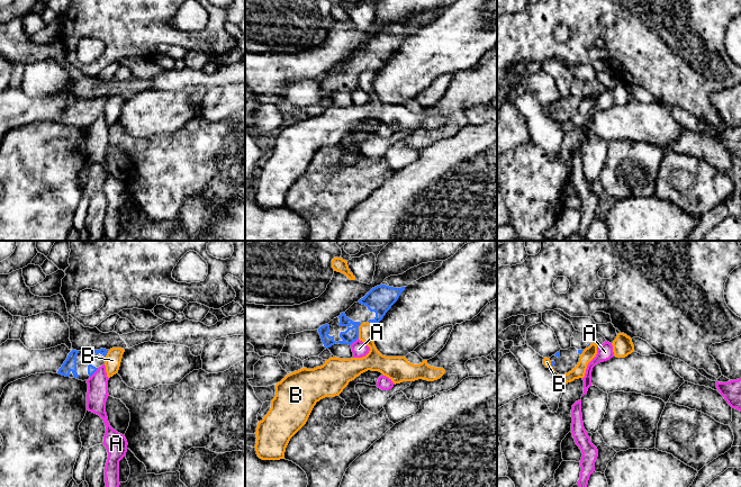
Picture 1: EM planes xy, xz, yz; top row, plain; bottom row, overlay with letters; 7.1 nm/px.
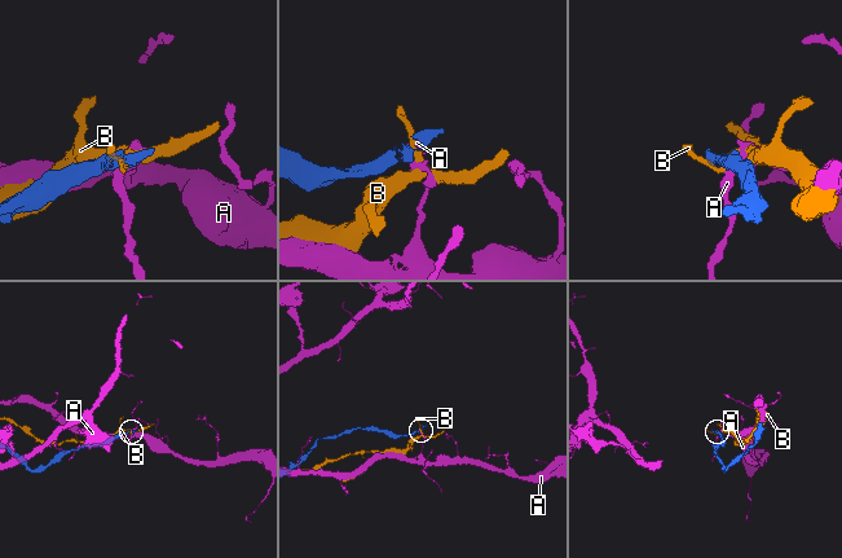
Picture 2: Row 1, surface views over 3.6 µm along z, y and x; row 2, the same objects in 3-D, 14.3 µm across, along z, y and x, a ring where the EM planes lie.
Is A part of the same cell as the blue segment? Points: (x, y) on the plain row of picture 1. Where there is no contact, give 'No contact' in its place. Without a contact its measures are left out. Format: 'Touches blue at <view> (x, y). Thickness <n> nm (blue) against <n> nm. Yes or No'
Touches blue at xy (95, 119). Thickness 60 nm (blue) against 150 nm. No

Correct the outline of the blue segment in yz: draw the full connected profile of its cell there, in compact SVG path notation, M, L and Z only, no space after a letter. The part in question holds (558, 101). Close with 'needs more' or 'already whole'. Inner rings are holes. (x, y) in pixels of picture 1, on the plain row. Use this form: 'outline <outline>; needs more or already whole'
outline M569 96L568 98L560 98L550 107L553 118L559 123L564 123L571 119L579 110L580 102L584 98Z; needs more

